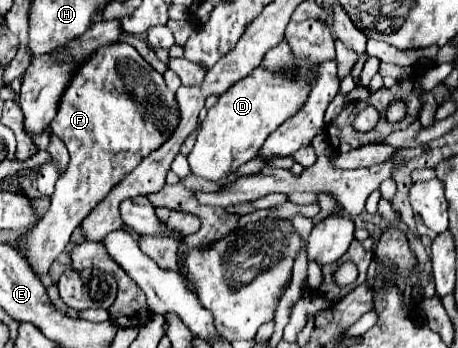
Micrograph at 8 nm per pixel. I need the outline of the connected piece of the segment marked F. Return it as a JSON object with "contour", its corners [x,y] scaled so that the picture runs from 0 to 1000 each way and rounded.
{"contour":[[[251,121],[212,138],[212,149],[164,201],[133,276],[124,333],[111,351],[111,379],[142,408],[155,443],[151,483],[120,529],[107,609],[81,649],[46,678],[37,701],[37,718],[63,747],[81,793],[107,782],[177,632],[251,529],[373,391],[386,351],[382,270],[360,247],[356,218],[317,184],[290,132]]]}

